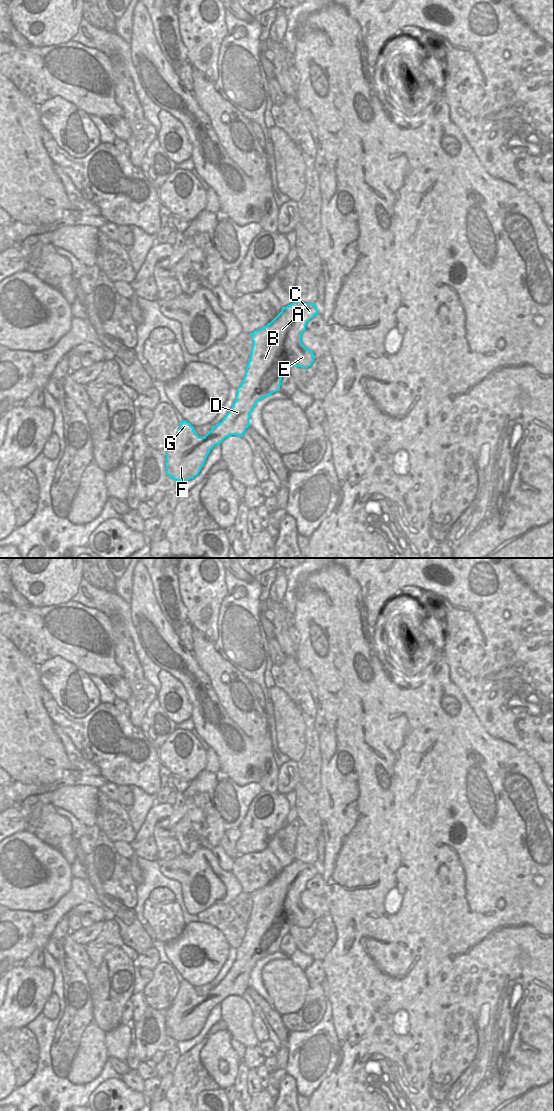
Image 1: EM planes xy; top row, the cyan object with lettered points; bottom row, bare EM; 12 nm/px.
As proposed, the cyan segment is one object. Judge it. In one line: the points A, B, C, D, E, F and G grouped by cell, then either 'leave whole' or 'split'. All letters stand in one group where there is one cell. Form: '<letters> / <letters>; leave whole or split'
A B C D E F G; leave whole

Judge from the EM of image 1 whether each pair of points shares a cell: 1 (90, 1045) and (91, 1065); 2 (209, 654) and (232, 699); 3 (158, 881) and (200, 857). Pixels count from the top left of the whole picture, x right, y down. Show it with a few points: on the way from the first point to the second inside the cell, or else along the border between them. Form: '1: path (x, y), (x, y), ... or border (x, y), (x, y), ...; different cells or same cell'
1: path (91, 1050), (91, 1060); same cell
2: path (214, 665), (232, 688); same cell
3: border (158, 862), (160, 872), (174, 879), (181, 893); different cells

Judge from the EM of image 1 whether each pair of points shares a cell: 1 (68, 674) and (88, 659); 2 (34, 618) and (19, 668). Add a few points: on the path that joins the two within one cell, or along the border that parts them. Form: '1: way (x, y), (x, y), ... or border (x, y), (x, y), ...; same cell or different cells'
1: border (57, 656), (72, 662), (87, 674); different cells
2: border (10, 640), (37, 666); different cells

